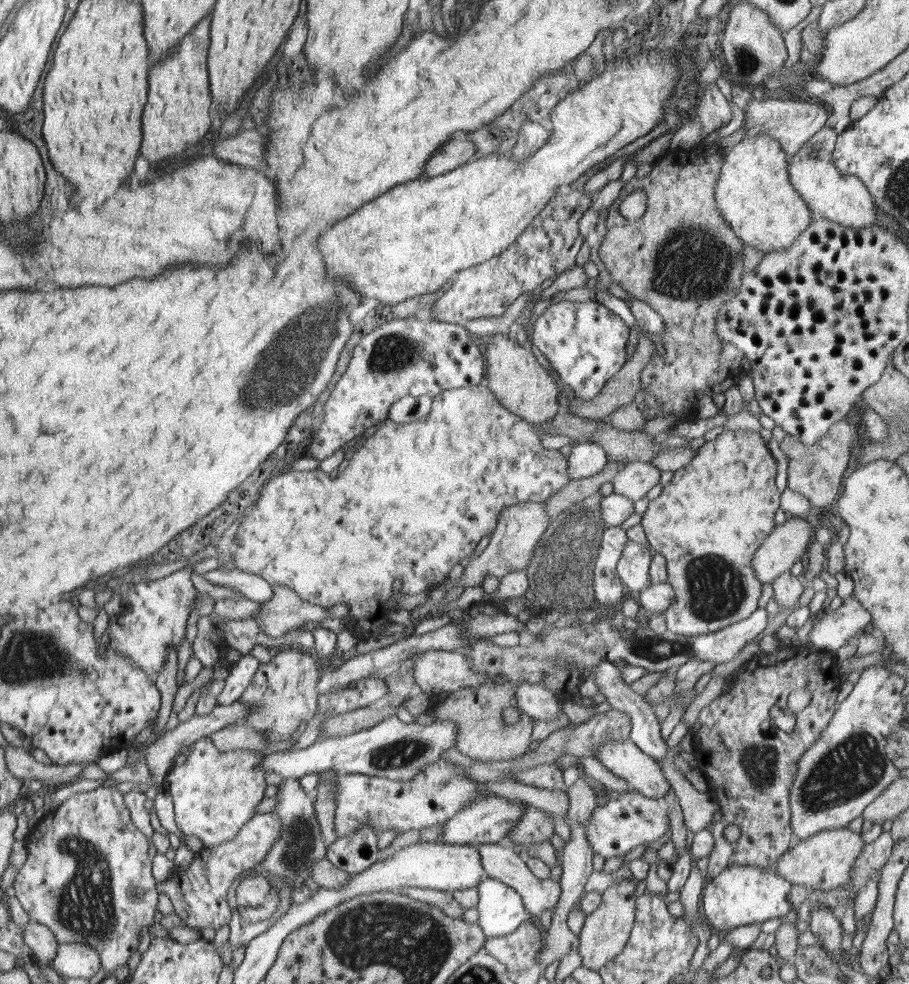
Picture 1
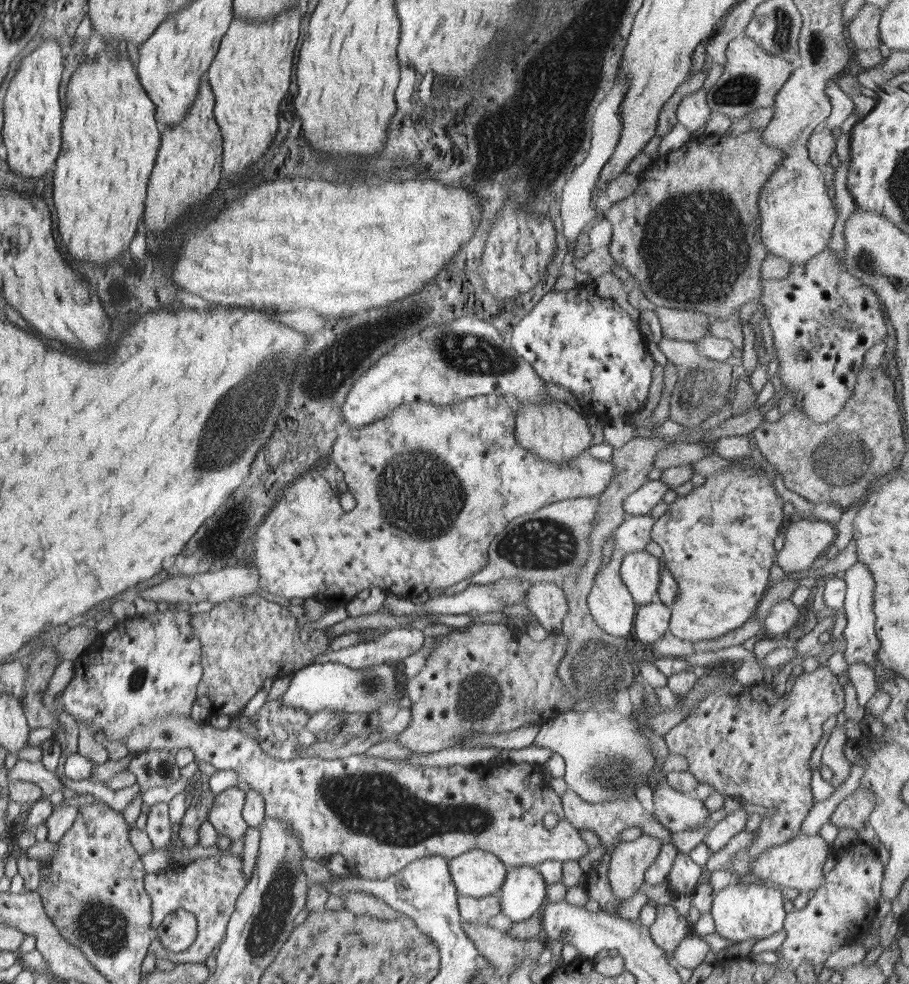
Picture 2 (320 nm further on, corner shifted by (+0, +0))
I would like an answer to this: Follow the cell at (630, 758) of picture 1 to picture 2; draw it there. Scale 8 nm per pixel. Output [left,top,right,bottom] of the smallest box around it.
[653,779,709,832]

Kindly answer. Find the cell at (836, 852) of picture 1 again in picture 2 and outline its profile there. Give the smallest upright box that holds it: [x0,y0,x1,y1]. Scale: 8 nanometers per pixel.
[751,834,834,892]

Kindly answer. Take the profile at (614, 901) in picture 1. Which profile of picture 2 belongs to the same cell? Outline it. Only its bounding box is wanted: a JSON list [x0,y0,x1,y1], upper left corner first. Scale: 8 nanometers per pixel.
[608,834,662,902]

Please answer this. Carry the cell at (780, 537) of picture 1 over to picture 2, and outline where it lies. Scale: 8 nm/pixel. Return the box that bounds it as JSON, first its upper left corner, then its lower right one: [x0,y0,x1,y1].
[774,518,836,573]

